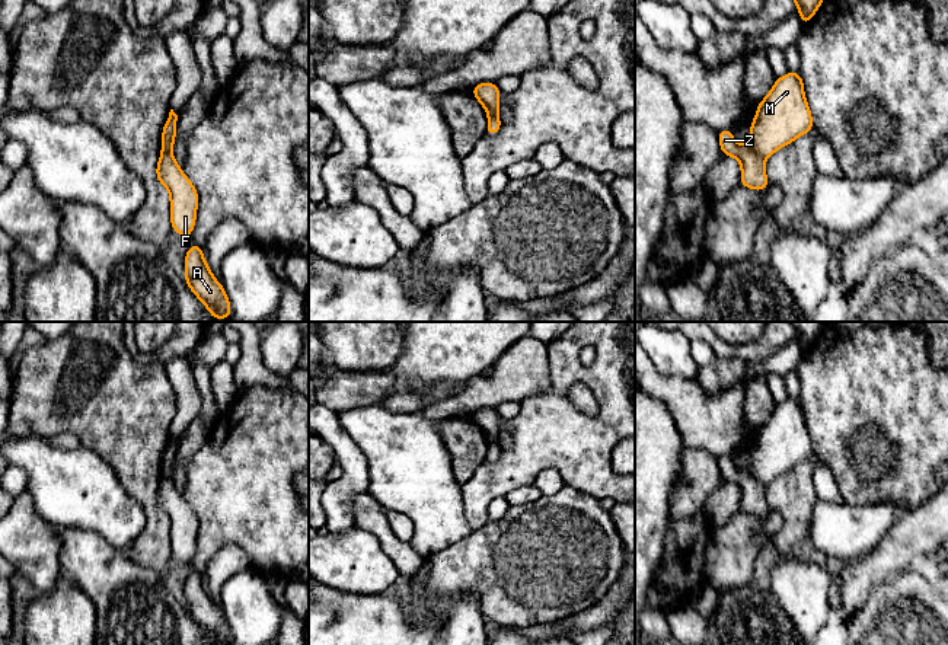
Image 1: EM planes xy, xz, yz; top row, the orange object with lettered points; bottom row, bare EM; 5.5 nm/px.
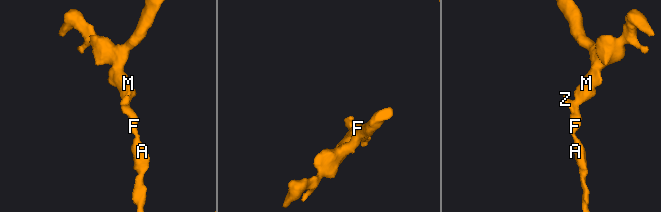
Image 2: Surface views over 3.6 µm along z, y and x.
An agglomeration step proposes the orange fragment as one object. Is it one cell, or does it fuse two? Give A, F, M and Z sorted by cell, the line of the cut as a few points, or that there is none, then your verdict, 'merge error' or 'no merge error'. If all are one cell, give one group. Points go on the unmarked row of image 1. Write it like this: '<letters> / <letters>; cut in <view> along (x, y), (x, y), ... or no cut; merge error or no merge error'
A F Z / M; cut in yz along (750, 471), (763, 485); merge error

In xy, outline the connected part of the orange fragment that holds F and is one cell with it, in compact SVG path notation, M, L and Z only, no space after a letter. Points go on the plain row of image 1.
M162 476L156 501L159 508L170 518L172 555L182 563L189 565L197 545L198 518L195 513L178 492L172 478Z

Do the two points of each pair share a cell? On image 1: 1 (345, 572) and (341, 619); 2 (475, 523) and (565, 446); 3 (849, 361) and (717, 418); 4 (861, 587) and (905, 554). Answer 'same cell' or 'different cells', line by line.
1: different cells
2: same cell
3: different cells
4: same cell

